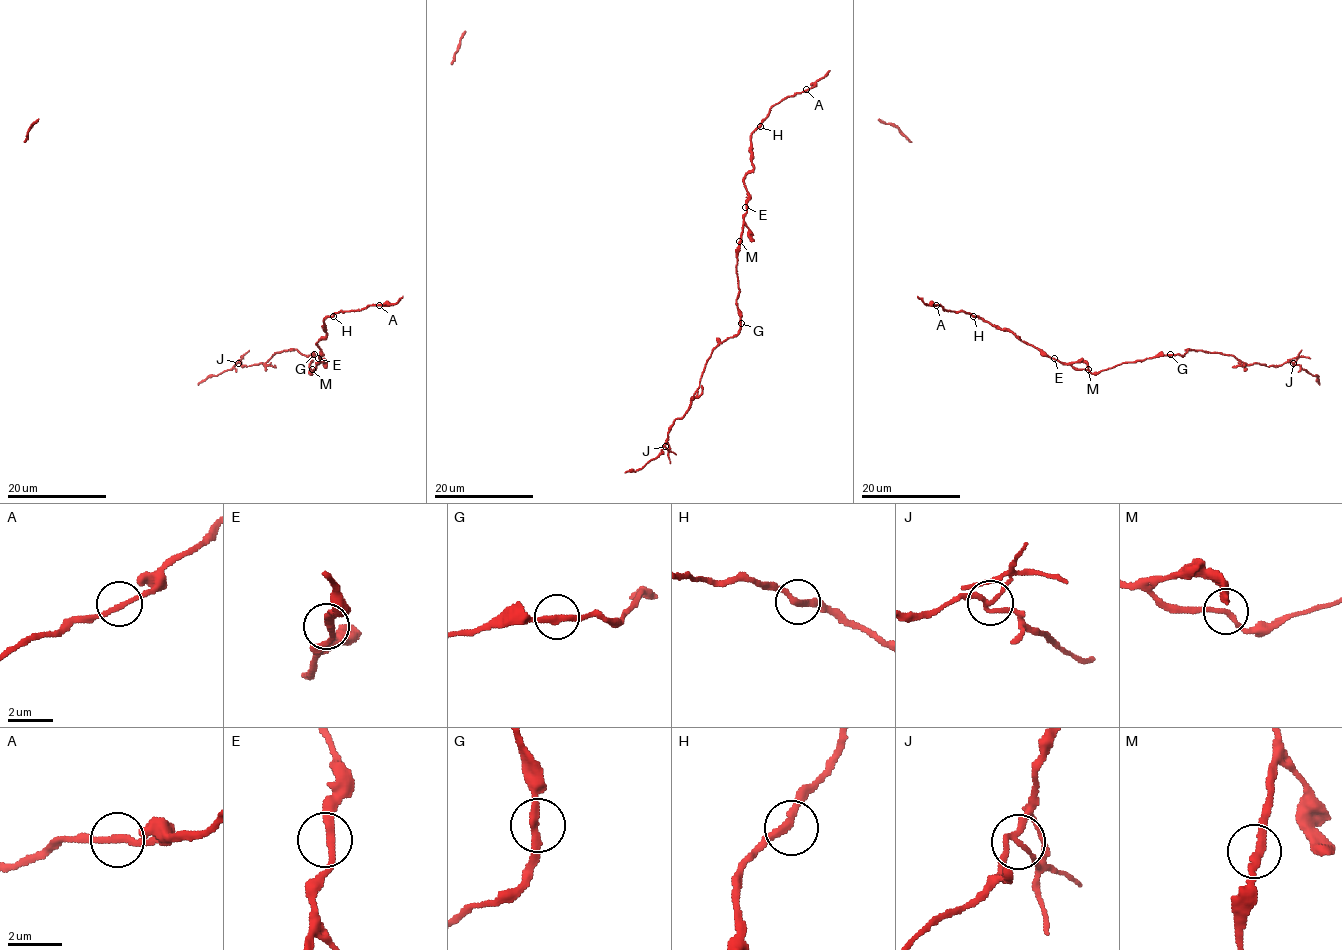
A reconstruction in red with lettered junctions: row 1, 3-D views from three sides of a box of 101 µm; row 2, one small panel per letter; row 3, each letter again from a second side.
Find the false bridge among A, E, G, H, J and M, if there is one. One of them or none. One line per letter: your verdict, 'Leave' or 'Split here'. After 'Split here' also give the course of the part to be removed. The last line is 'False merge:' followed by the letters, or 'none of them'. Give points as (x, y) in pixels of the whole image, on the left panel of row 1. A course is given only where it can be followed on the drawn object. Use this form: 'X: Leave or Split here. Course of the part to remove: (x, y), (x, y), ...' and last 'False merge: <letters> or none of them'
A: Leave
E: Leave
G: Leave
H: Leave
J: Split here
M: Leave
False merge: J

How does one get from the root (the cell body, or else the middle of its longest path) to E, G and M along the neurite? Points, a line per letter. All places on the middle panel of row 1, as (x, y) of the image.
E: (752, 160), (753, 169), (744, 179), (748, 191), (745, 207)
G: (752, 160), (753, 169), (744, 179), (748, 202), (737, 254), (737, 305), (741, 323)
M: (752, 160), (753, 169), (744, 179), (748, 202), (739, 241)

